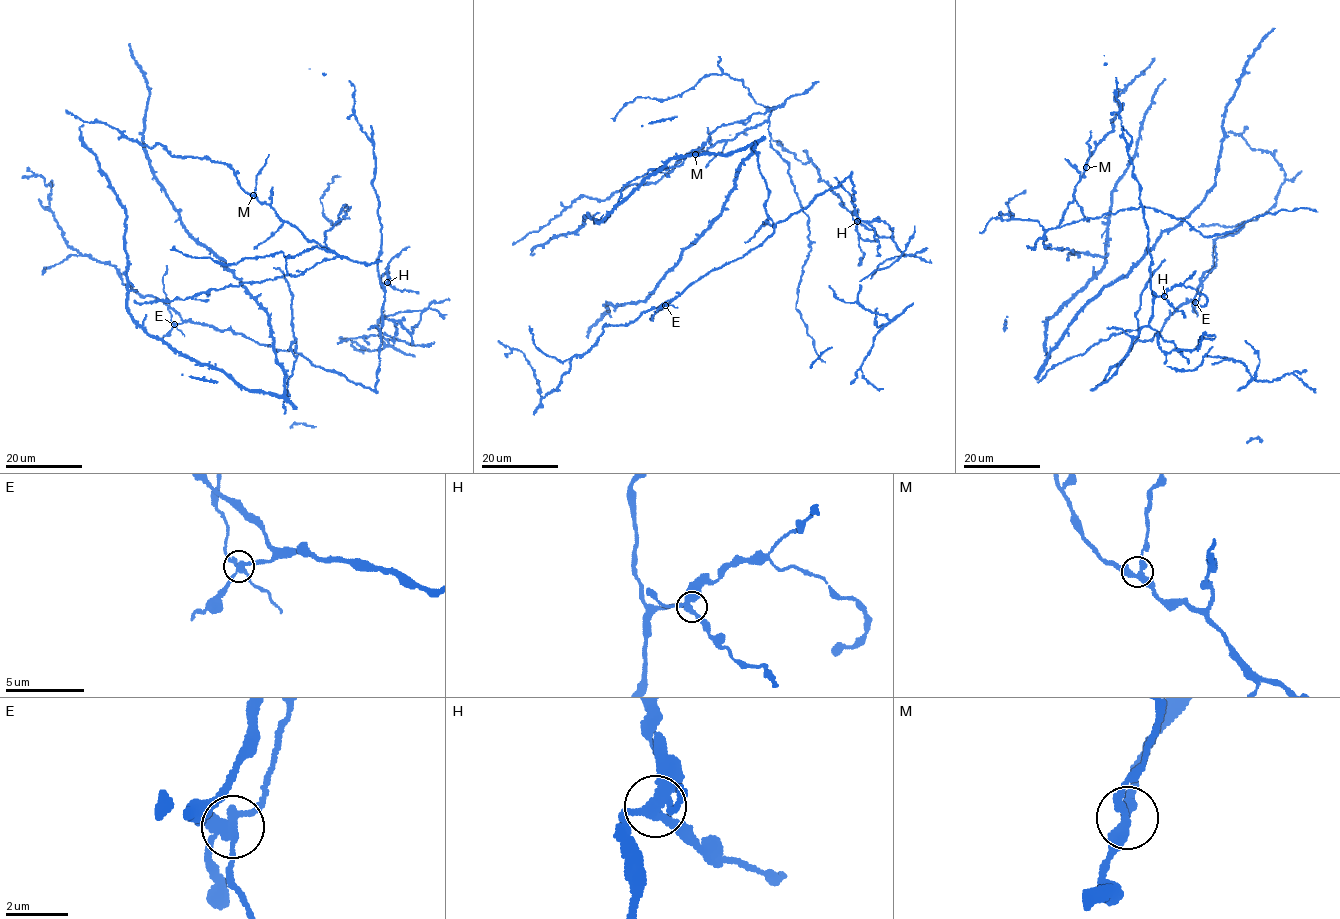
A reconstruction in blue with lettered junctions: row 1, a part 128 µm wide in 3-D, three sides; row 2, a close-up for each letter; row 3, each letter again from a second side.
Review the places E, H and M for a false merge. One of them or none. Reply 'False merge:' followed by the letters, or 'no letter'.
False merge: E

